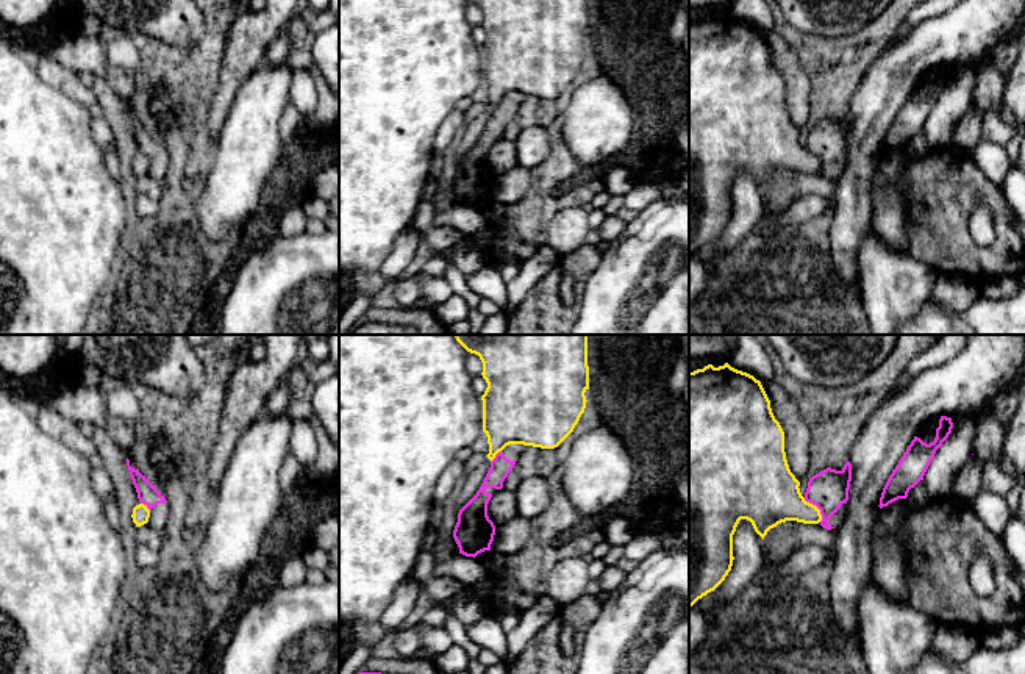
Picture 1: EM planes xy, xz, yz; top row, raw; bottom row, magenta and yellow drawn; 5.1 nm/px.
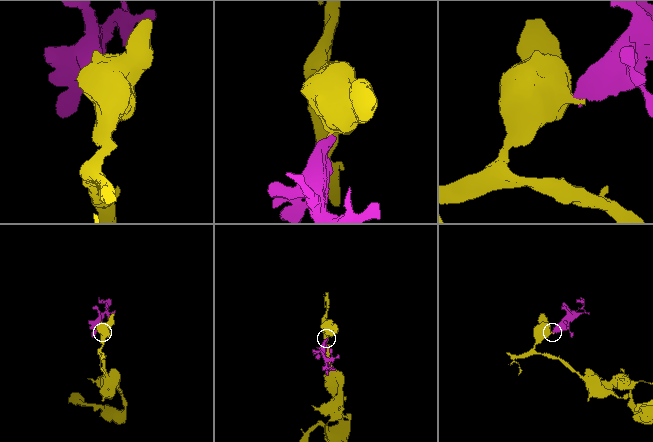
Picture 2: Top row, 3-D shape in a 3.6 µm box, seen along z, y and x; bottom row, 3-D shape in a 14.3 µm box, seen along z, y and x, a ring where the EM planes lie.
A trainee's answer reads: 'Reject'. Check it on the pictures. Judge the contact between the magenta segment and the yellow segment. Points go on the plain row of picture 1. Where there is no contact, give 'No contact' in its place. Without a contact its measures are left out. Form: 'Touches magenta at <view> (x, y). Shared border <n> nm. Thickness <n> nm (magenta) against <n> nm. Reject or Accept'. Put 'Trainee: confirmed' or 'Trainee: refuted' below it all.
Touches magenta at yz (817, 157). Shared border 160 nm. Thickness 200 nm (magenta) against 300 nm. Reject
Trainee: confirmed

